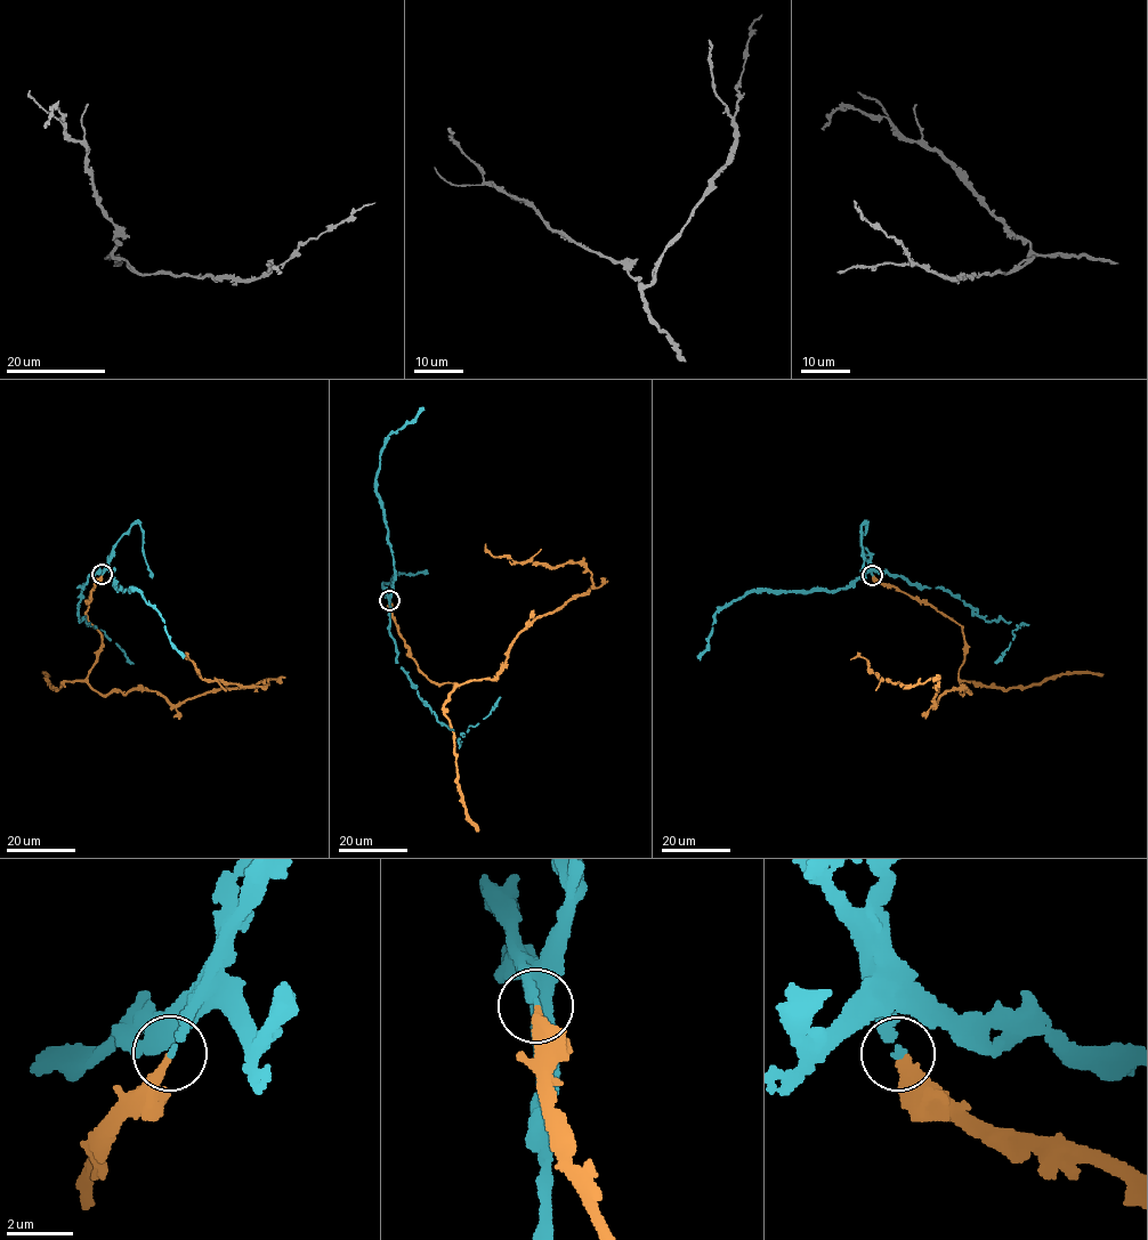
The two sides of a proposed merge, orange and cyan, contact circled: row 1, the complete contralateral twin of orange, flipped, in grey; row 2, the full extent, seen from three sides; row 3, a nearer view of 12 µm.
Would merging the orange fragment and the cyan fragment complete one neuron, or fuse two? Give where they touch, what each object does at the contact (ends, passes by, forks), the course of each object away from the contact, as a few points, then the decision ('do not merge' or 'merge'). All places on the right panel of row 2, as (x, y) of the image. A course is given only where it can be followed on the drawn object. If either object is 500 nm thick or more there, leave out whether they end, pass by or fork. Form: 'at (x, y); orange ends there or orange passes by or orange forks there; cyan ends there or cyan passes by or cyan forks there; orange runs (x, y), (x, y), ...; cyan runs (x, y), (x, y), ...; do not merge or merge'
at (872, 575); orange ends there; cyan ends there; orange runs (872, 576), (959, 624), (959, 681), (969, 690), (947, 689), (935, 704), (935, 678), (900, 686), (850, 659); cyan runs (872, 575), (872, 569), (888, 572), (922, 588), (939, 588), (986, 620), (1016, 625), (1015, 637), (995, 663); merge

